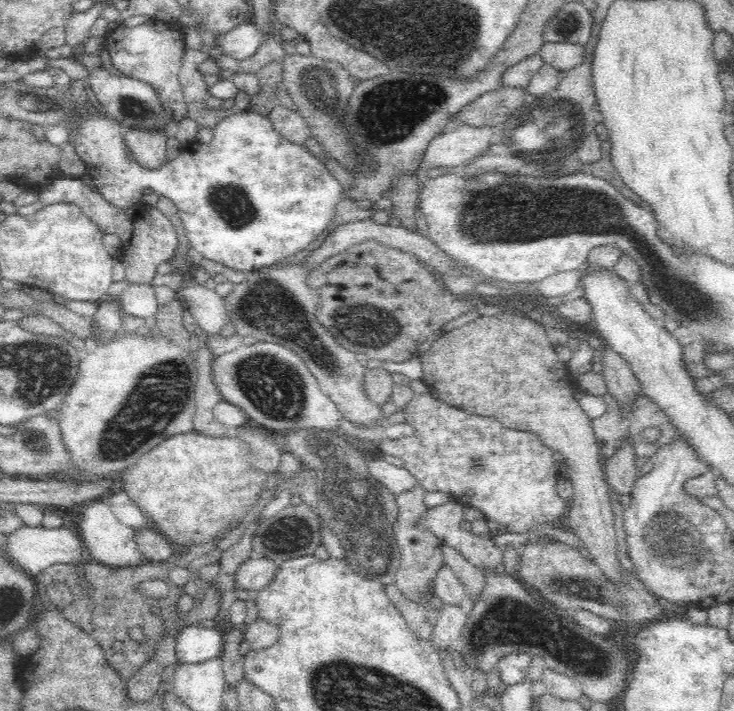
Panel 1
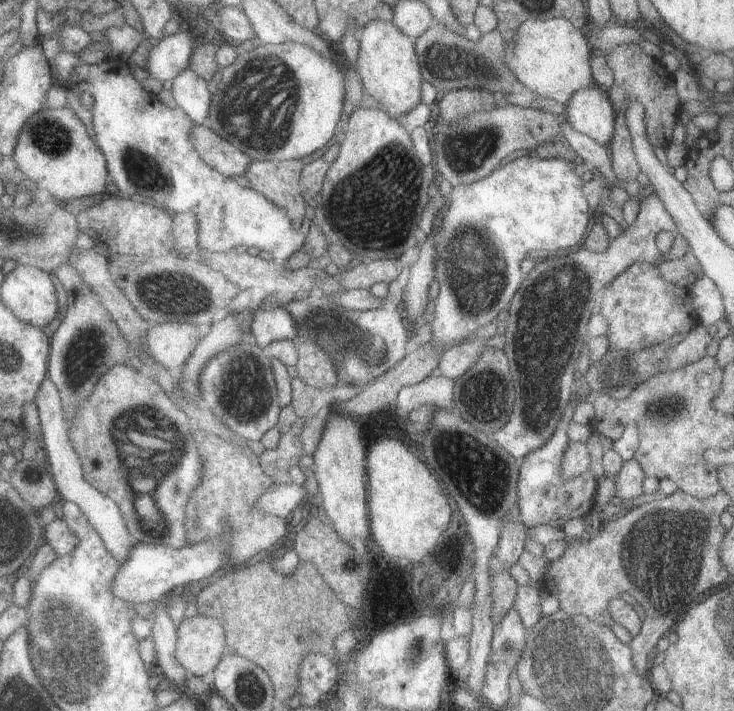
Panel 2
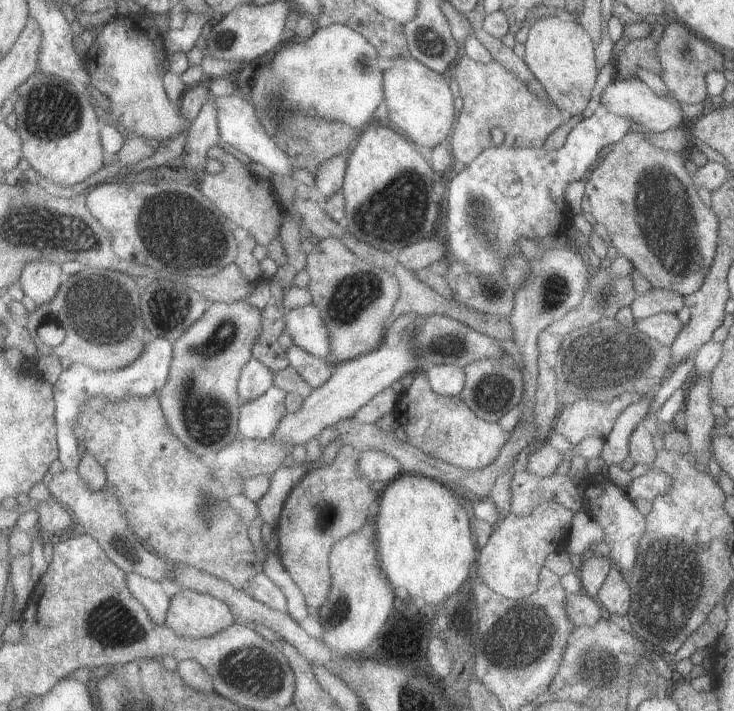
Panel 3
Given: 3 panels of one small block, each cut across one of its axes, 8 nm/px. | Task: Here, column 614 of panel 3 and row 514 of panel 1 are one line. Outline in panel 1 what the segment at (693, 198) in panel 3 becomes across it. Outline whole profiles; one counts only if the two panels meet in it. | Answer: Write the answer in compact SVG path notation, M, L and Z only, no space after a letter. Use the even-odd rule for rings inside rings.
M176 434L140 456L136 464L116 472L120 490L146 514L152 528L174 546L210 542L234 522L246 520L260 500L262 484L270 474L254 472L248 464L248 446L236 438L210 438L196 434Z

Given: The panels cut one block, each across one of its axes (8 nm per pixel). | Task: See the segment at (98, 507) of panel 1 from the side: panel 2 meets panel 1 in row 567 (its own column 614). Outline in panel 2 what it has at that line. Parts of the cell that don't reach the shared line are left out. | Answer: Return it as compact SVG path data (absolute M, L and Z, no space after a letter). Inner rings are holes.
M595 84L581 88L571 96L565 108L567 122L575 128L575 132L581 132L609 148L615 134L615 122L621 118L621 112L613 110L609 102L609 90Z

